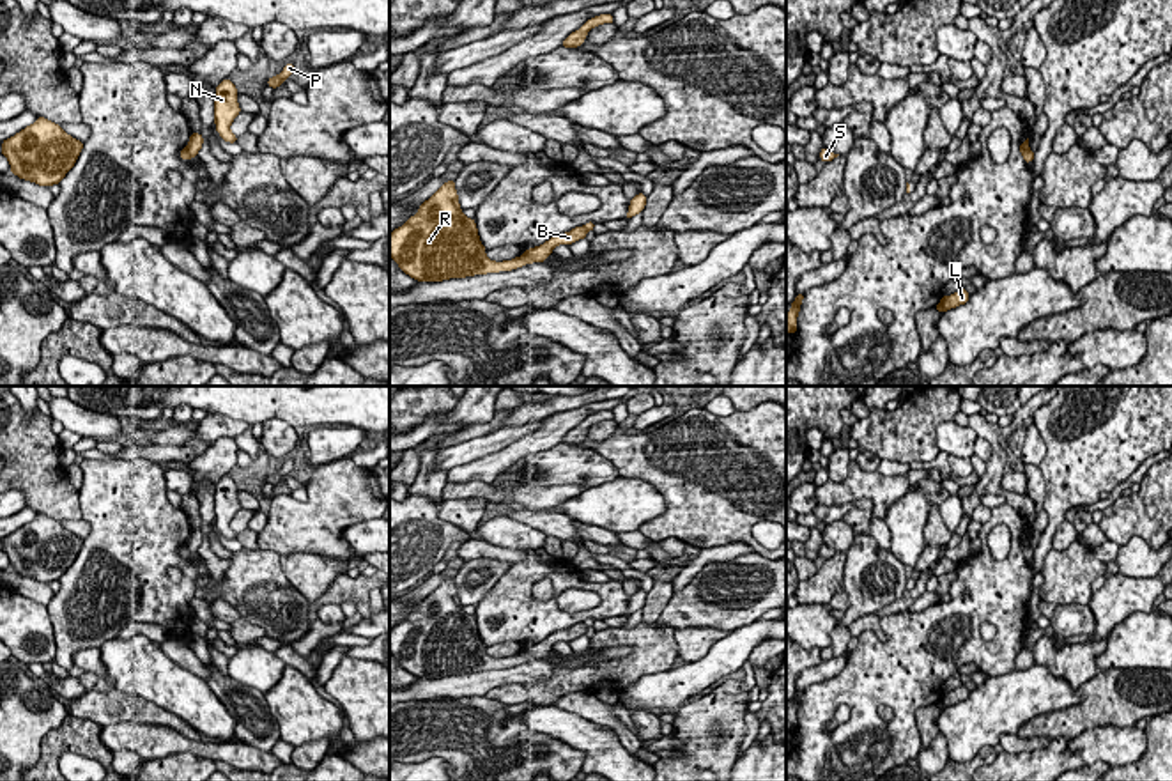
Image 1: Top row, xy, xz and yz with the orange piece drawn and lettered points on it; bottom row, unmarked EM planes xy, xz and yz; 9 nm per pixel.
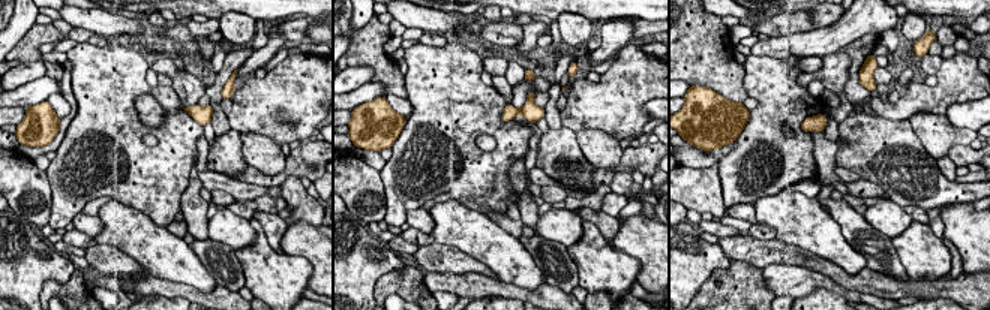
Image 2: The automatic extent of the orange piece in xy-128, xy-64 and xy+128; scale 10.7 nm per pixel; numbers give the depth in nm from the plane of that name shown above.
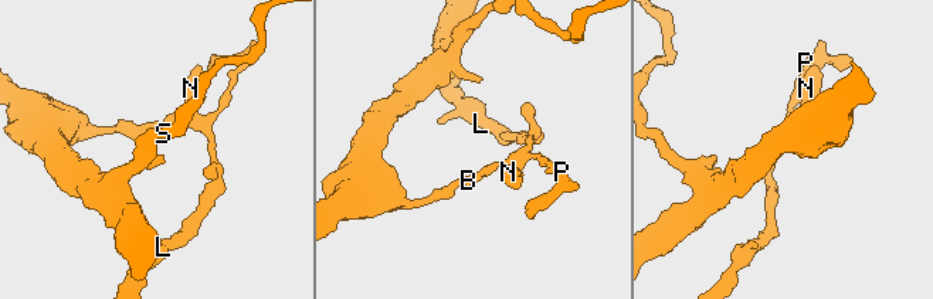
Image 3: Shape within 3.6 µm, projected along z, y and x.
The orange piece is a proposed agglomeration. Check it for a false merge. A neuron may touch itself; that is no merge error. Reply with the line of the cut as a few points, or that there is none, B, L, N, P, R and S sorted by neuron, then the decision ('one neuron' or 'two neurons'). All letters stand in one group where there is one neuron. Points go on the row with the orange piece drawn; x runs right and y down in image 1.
cut in xy along (186, 146), (192, 156); B R S / L N P; two neurons

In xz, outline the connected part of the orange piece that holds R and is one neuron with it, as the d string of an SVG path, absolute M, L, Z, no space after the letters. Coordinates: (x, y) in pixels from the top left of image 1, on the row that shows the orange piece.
M448 181L420 205L414 216L389 234L389 255L411 278L443 282L544 262L554 246L570 246L586 234L584 225L575 227L512 260L490 260L478 237L476 221L467 218L459 205L455 181Z

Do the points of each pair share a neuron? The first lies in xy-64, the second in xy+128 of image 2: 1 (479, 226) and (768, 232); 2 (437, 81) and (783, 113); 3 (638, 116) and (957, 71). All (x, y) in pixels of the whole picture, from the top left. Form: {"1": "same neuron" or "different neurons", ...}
{"1": "different neurons", "2": "same neuron", "3": "same neuron"}

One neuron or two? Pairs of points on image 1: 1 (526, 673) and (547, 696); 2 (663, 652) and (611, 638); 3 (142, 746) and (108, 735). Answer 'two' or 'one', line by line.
1: two
2: one
3: one

